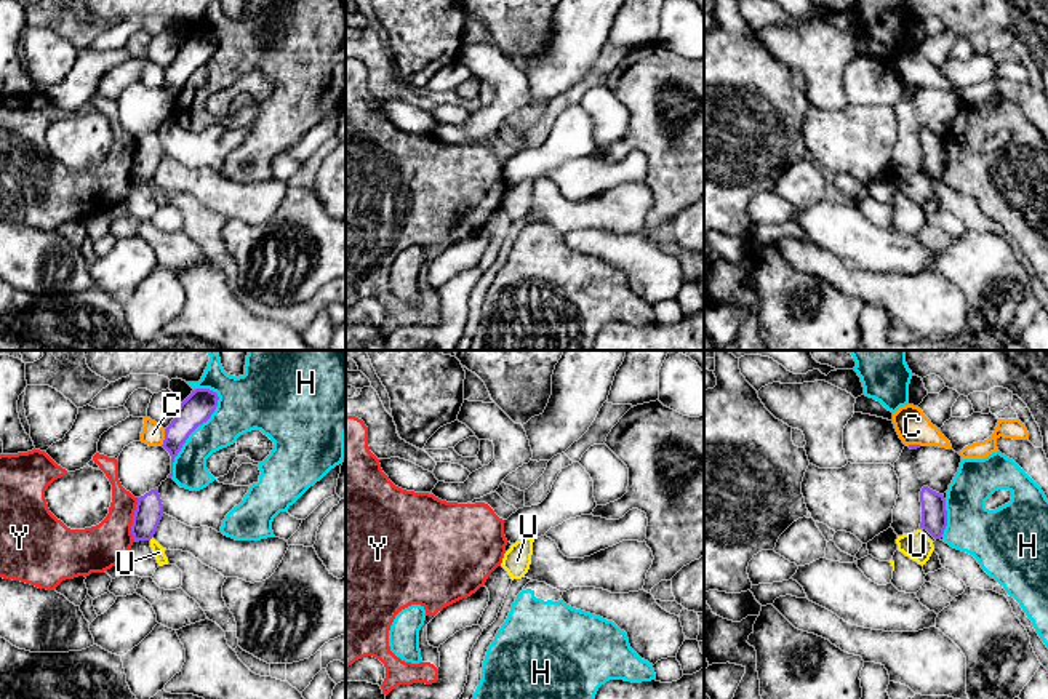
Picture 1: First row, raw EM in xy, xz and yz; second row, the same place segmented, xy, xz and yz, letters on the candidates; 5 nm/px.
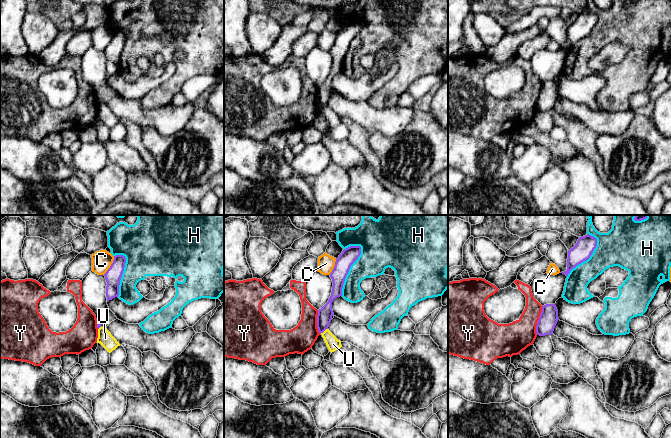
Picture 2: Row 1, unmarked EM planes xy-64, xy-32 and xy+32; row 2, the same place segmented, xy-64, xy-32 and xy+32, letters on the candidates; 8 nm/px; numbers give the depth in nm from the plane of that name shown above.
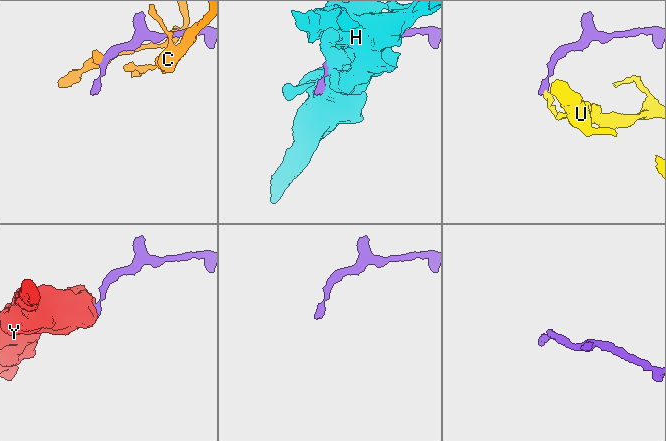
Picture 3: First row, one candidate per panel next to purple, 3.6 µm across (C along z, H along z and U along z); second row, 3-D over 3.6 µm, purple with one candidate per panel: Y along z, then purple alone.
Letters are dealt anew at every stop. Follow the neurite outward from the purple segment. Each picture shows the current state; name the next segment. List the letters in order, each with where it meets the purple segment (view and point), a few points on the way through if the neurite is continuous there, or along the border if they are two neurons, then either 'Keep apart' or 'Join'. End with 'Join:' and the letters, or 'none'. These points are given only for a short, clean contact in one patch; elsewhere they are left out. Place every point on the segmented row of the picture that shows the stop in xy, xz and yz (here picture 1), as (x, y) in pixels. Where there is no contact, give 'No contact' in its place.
C: Touches purple at xy (165, 437). Boundary: xy (165, 429), (165, 439), (160, 445). Keep apart
H: Touches purple at xy (194, 429). Keep apart
U: Touches purple at xy (151, 538). Boundary: xy (152, 536), (149, 539). Keep apart
Y: Touches purple at xy (133, 520). Boundary: xy (138, 498), (132, 525), (133, 541). Keep apart
Join: none

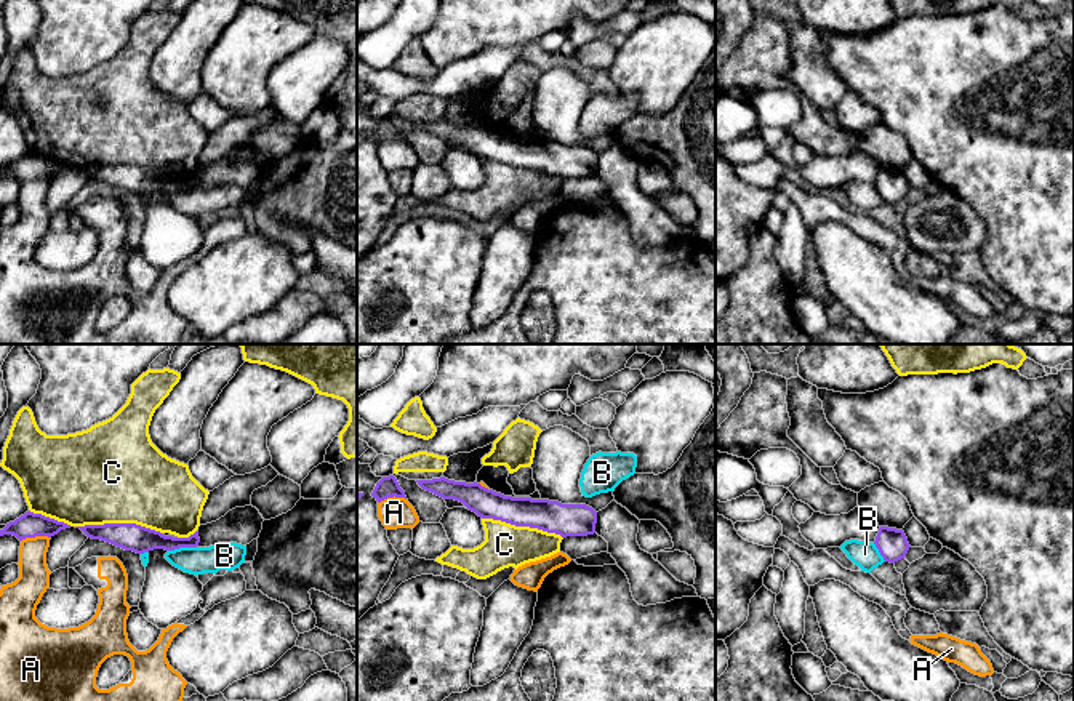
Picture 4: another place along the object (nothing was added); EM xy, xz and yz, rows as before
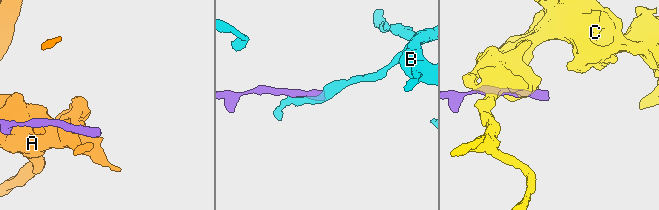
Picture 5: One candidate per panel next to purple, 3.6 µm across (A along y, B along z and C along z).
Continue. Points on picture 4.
A: Touches purple at xy (36, 535). Keep apart
B: Touches purple at xy (181, 546). Boundary: xy (196, 546), (180, 546), (168, 551). Keep apart
C: Touches purple at xy (119, 524). Keep apart
Join: none

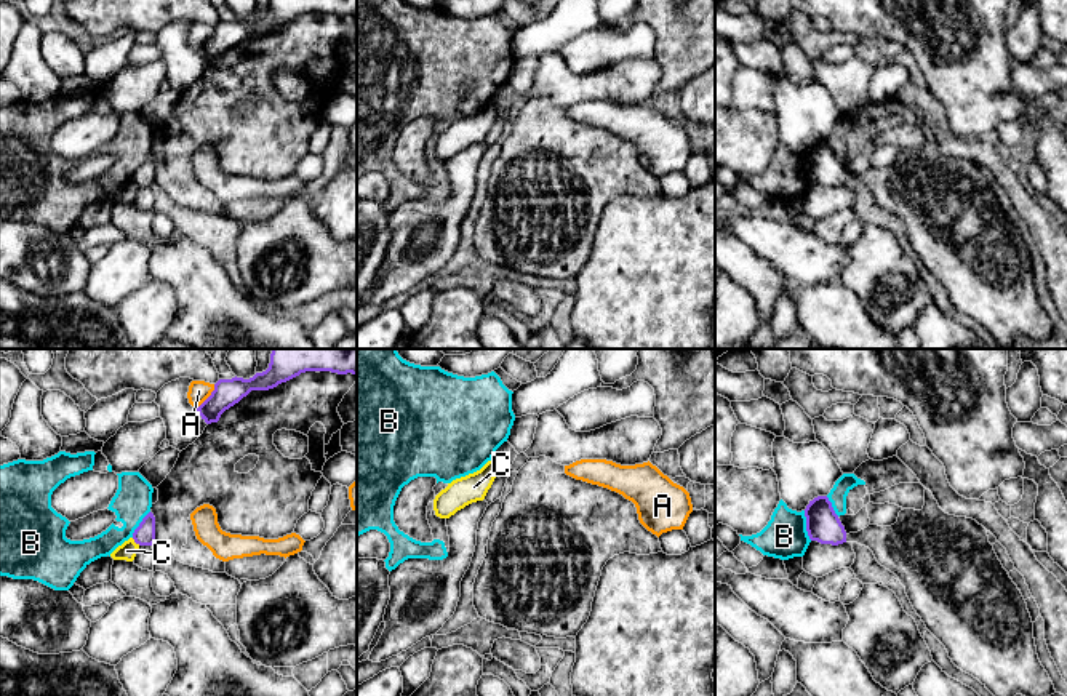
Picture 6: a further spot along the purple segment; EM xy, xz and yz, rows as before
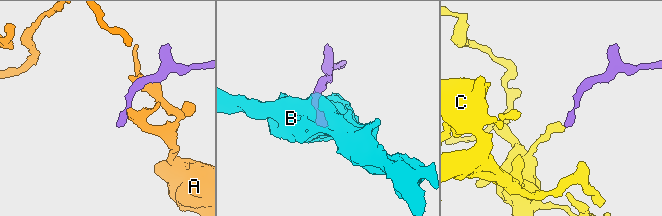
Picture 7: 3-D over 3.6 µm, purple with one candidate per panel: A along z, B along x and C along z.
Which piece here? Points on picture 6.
A: Touches purple at xy (208, 397). Keep apart
B: Touches purple at yz (807, 525). Boundary: yz (803, 511), (807, 535), (811, 540). Keep apart
C: Touches purple at xy (136, 543). Boundary: xy (131, 538), (139, 544). Keep apart
Join: none

